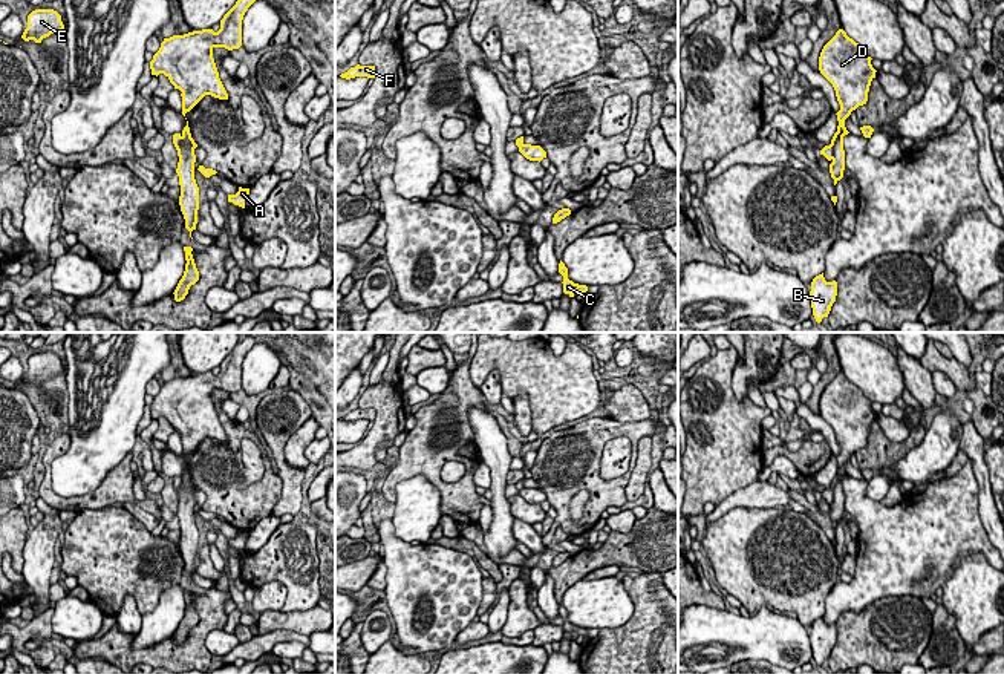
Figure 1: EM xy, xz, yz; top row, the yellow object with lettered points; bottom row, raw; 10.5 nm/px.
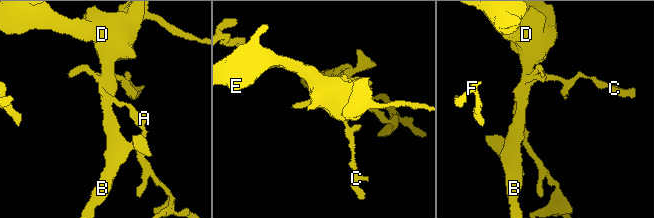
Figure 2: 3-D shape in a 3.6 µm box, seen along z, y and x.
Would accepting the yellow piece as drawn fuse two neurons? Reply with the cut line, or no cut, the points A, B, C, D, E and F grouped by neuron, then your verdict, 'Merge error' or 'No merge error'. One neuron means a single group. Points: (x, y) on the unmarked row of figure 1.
Split along yz (837, 474), (839, 480), (831, 501). Groups: A C F / B D E. Merge error

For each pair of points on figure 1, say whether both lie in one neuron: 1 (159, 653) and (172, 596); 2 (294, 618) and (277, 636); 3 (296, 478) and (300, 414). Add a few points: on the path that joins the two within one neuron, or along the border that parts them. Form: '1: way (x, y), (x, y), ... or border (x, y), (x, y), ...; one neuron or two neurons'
1: border (172, 636), (150, 647), (130, 647); two neurons
2: border (259, 633), (294, 630), (308, 636); two neurons
3: way (282, 463), (279, 458), (279, 440), (288, 429); one neuron

